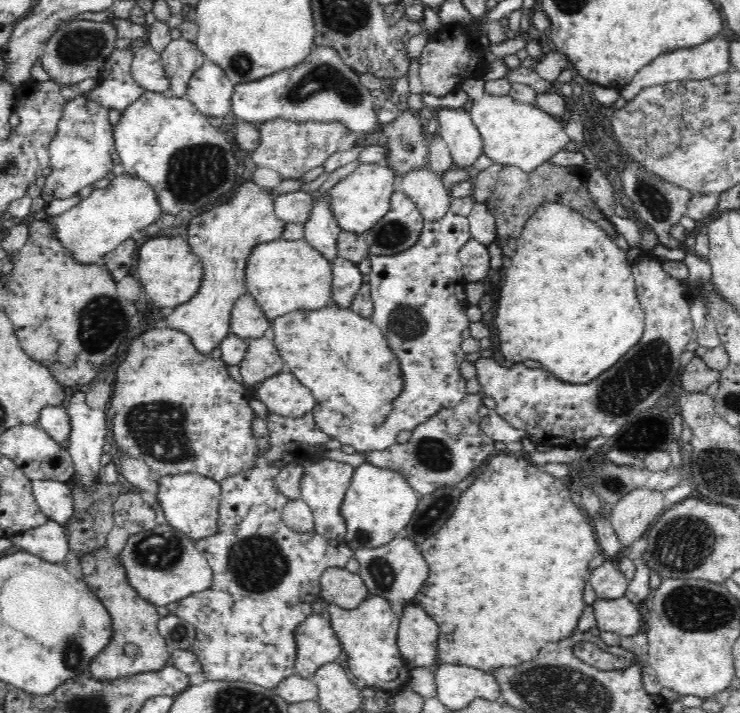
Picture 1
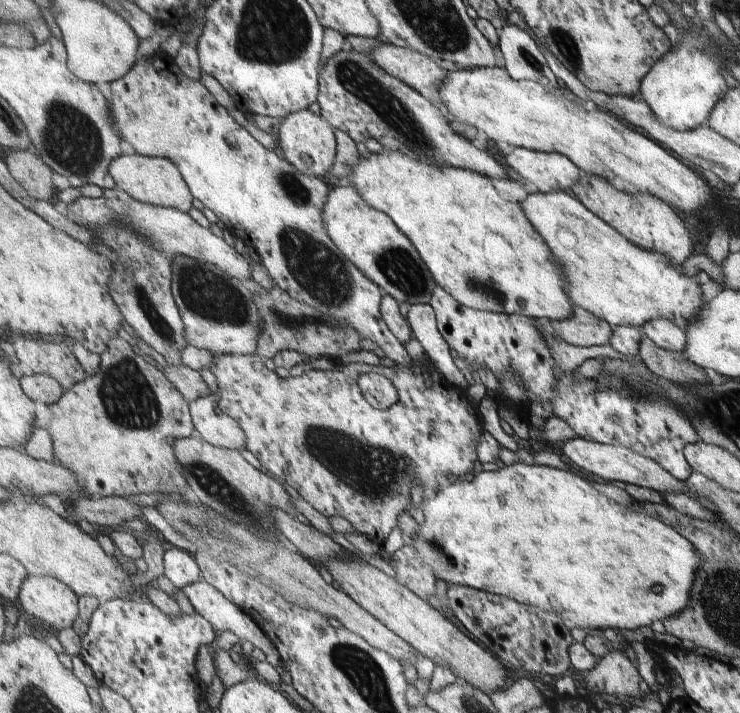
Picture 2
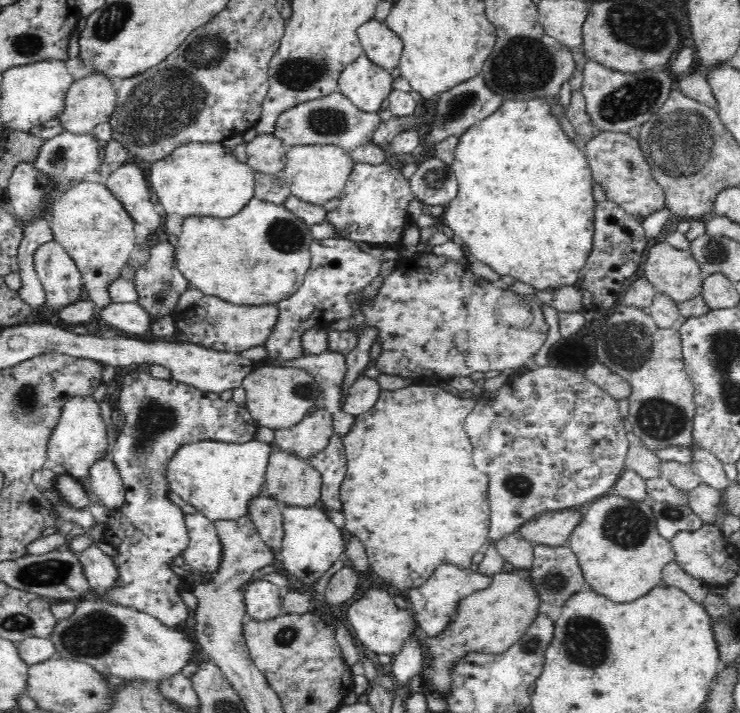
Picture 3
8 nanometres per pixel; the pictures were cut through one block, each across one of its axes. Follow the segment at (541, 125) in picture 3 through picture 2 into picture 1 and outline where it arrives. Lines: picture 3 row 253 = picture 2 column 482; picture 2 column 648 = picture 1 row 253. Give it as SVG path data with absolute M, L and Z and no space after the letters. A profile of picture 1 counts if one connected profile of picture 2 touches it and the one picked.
M544 201L540 203L525 220L521 235L519 236L514 254L510 257L512 266L507 268L505 273L504 285L500 290L500 298L496 305L496 330L498 330L498 340L500 346L496 349L496 354L500 359L512 361L536 362L545 366L553 375L564 381L572 383L588 382L588 378L594 378L598 372L604 372L610 368L618 356L622 356L626 350L634 346L643 333L644 313L640 303L636 298L635 280L631 273L631 265L626 259L626 252L616 244L614 238L606 234L592 221L586 220L578 211L564 203L554 201Z

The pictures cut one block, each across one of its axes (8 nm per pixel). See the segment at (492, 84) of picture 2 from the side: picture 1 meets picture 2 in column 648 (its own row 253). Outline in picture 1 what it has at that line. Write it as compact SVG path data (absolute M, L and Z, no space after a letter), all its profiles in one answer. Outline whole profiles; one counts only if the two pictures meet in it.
M150 236L137 248L135 277L150 304L174 308L196 294L203 270L199 258L189 249L185 237Z

